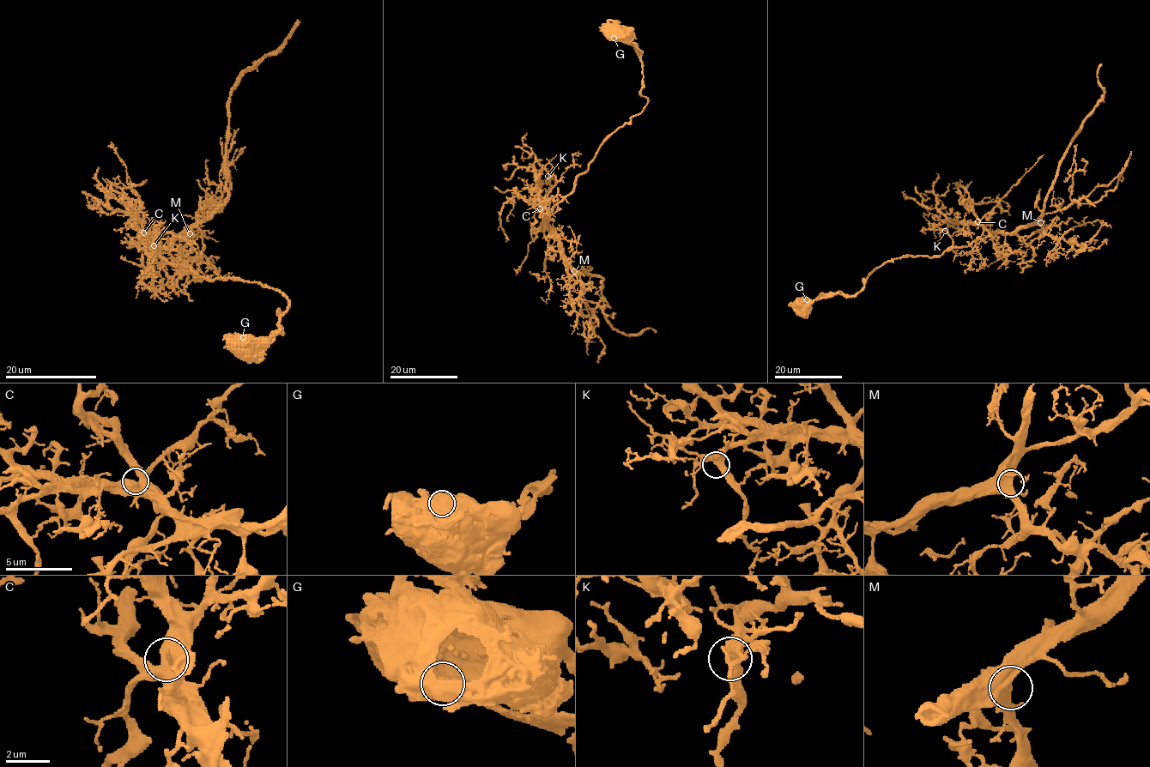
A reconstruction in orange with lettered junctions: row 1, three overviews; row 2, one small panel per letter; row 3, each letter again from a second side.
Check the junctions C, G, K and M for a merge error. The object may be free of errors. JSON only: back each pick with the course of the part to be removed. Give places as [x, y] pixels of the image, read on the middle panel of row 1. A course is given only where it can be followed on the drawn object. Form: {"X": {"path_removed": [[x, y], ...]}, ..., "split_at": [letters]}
{"split_at": []}

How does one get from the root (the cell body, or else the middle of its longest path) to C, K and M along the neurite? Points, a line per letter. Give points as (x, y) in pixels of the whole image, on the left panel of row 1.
C: (245, 341), (282, 332), (287, 300), (262, 284), (207, 280), (173, 266), (143, 232)
K: (245, 341), (282, 332), (287, 300), (262, 284), (200, 277), (160, 256), (150, 235), (157, 236), (154, 245)
M: (245, 341), (263, 342), (282, 332), (287, 300), (262, 284), (200, 277), (154, 250), (190, 233)

